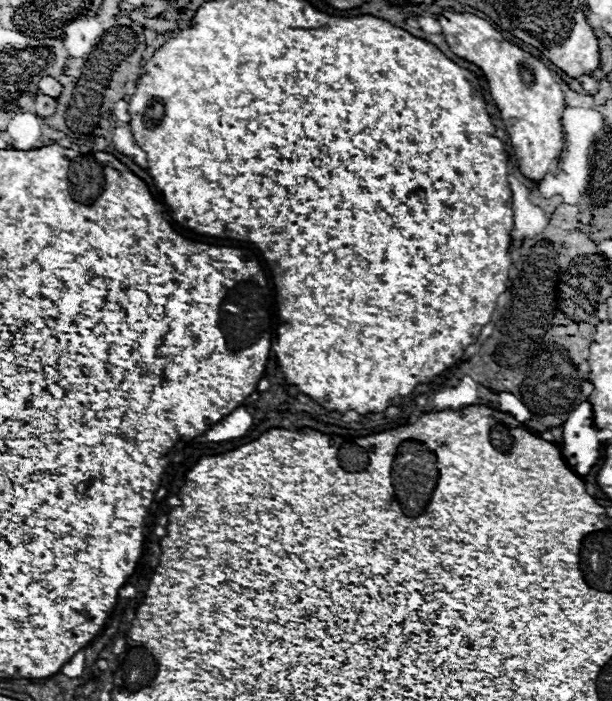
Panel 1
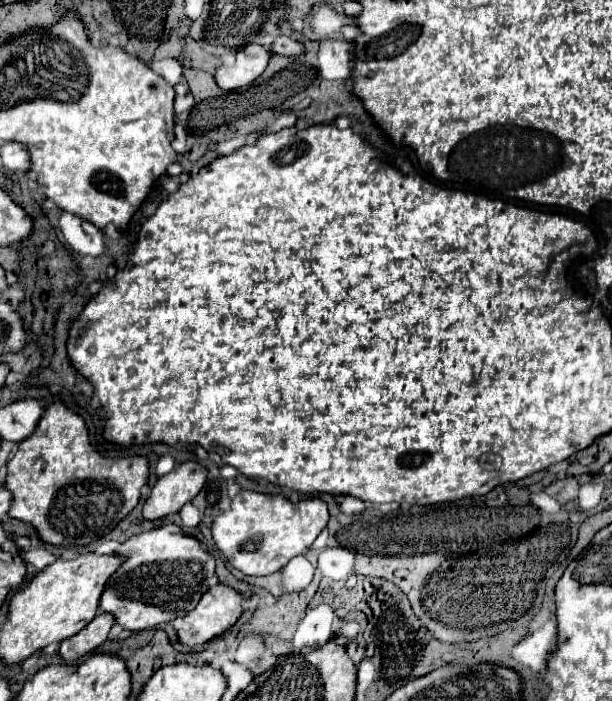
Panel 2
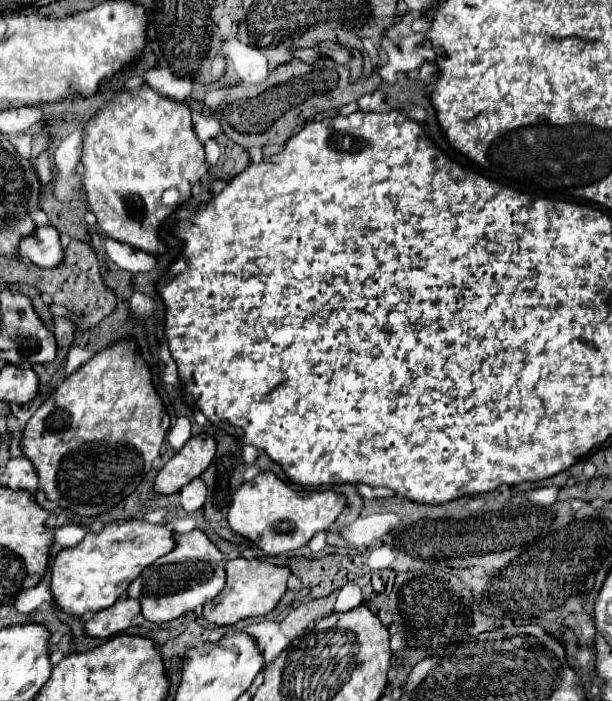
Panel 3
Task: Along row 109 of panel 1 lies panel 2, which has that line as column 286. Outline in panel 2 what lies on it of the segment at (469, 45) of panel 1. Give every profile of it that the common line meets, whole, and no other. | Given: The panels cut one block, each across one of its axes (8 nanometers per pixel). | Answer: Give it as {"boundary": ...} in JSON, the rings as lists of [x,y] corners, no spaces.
{"boundary":[[[242,490],[232,506],[212,522],[212,538],[228,562],[252,576],[266,576],[282,570],[292,556],[304,554],[328,524],[328,506],[324,500],[310,498],[298,504],[284,496],[270,496],[254,490]]]}

